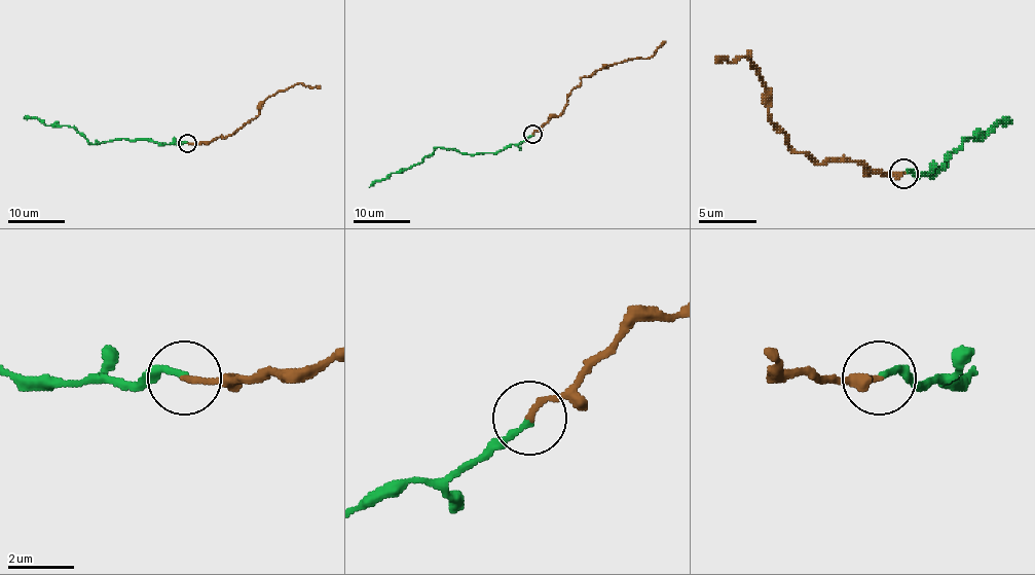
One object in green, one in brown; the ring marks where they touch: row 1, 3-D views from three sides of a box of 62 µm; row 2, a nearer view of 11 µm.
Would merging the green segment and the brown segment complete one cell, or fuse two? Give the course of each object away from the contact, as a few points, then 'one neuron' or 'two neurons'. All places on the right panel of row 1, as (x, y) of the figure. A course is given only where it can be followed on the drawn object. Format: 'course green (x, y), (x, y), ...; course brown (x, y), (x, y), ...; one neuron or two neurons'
course green (904, 173), (925, 176), (945, 164), (930, 176), (965, 141), (983, 138), (997, 123), (1011, 120); course brown (904, 173), (873, 173), (858, 160), (820, 164), (791, 152), (768, 114), (750, 50), (730, 62), (715, 57); two neurons

